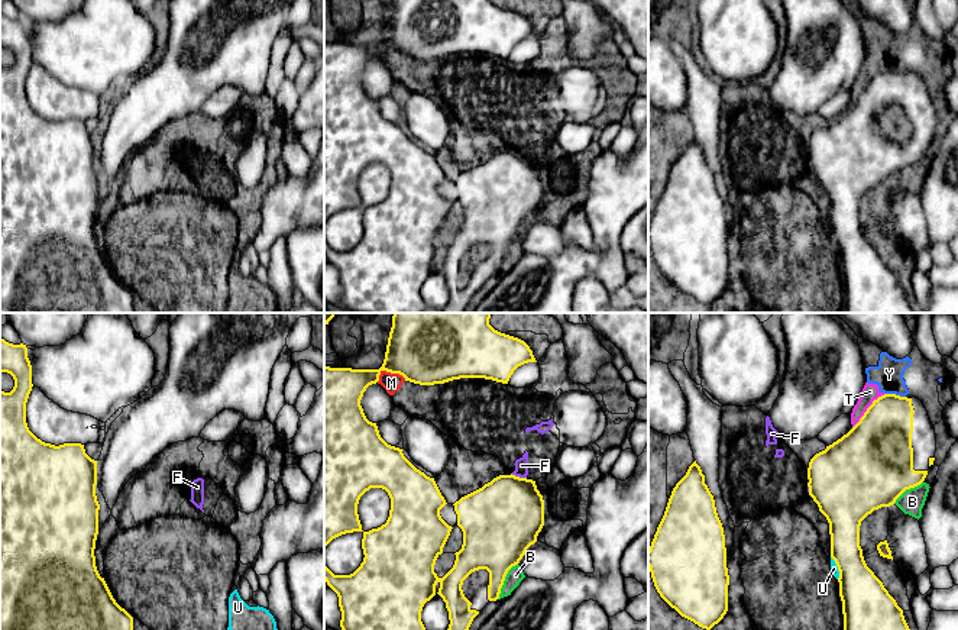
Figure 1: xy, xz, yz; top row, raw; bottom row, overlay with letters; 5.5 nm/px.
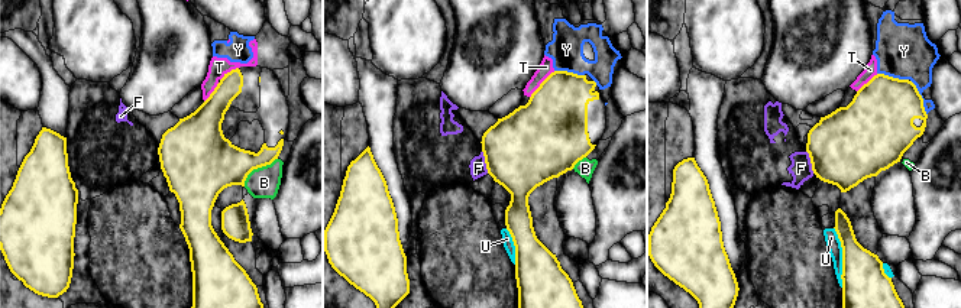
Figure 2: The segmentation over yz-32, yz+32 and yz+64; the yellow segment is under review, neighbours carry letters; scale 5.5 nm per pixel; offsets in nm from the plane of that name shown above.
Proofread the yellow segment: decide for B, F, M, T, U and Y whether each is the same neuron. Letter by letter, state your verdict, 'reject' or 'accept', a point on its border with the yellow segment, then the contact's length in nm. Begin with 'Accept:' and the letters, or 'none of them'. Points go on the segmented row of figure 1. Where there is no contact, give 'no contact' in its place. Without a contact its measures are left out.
Accept: none of them
B: reject | xz (504, 580) | 240 nm
F: reject | xz (518, 477) | 90 nm
M: reject | xz (388, 371) | 170 nm
T: reject | yz (867, 409) | 260 nm
U: reject | yz (838, 568) | 130 nm
Y: reject | yz (895, 394) | 120 nm

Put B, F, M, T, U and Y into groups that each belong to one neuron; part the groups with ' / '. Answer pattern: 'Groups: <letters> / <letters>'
Groups: B F M T U Y

